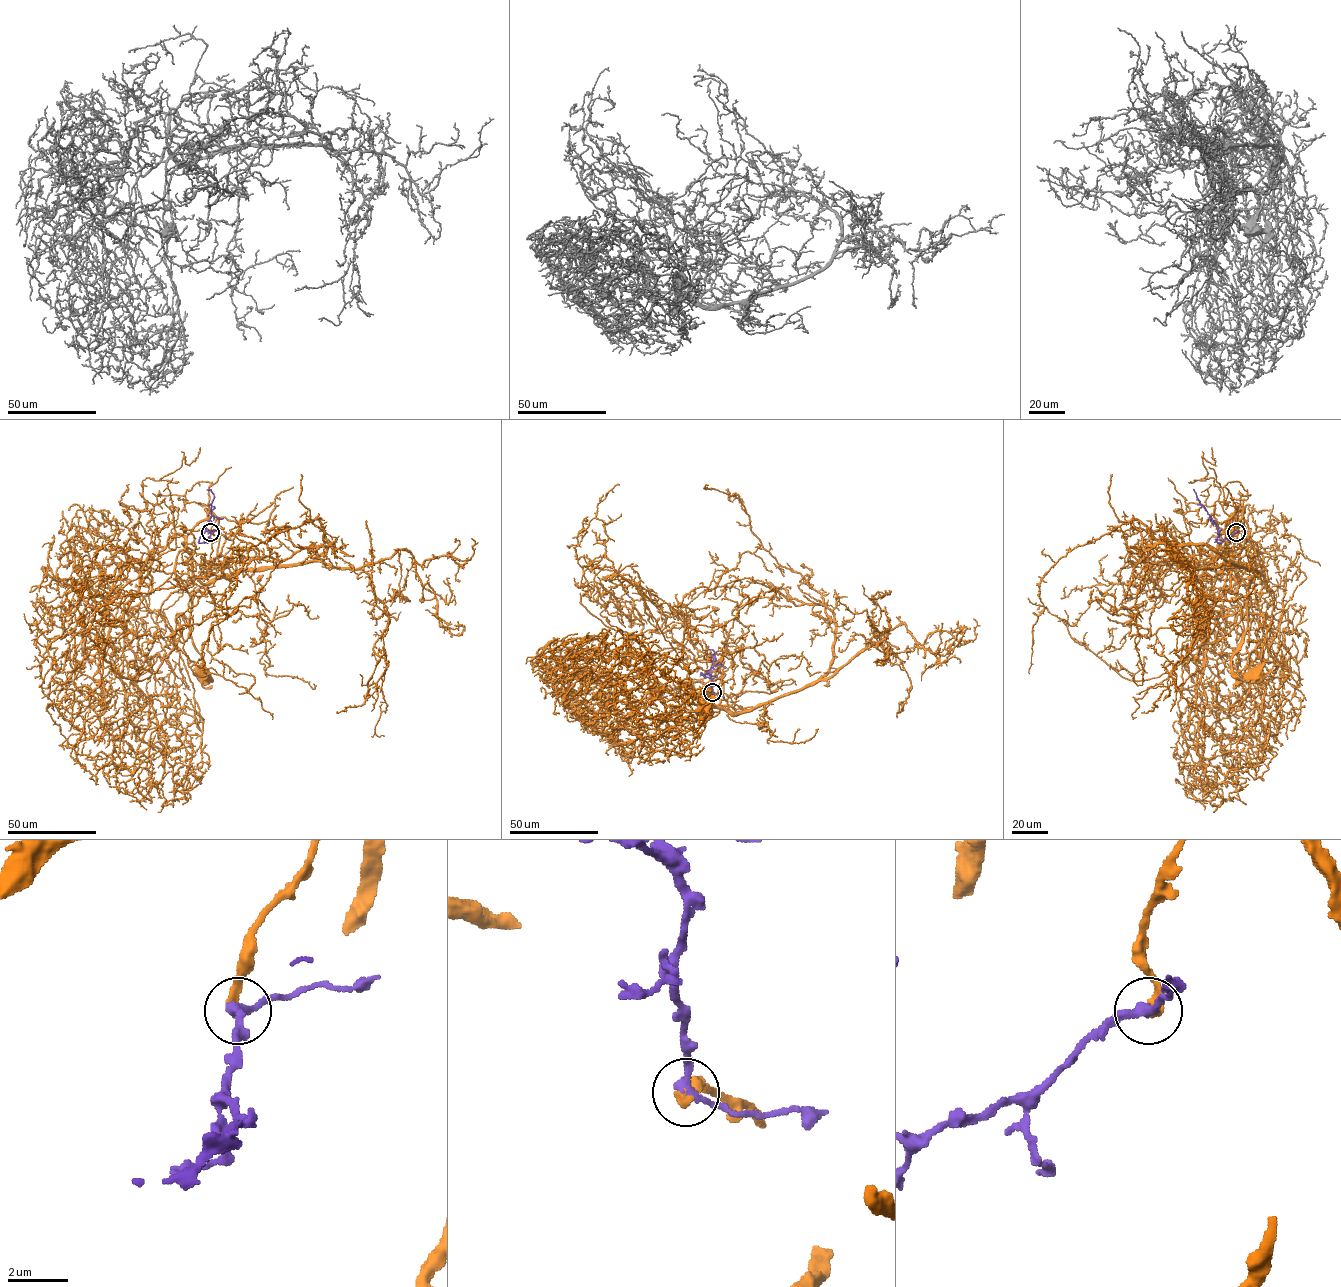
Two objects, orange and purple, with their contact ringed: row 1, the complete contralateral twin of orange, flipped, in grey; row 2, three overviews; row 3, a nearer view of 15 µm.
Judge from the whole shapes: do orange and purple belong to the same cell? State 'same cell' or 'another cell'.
same cell

